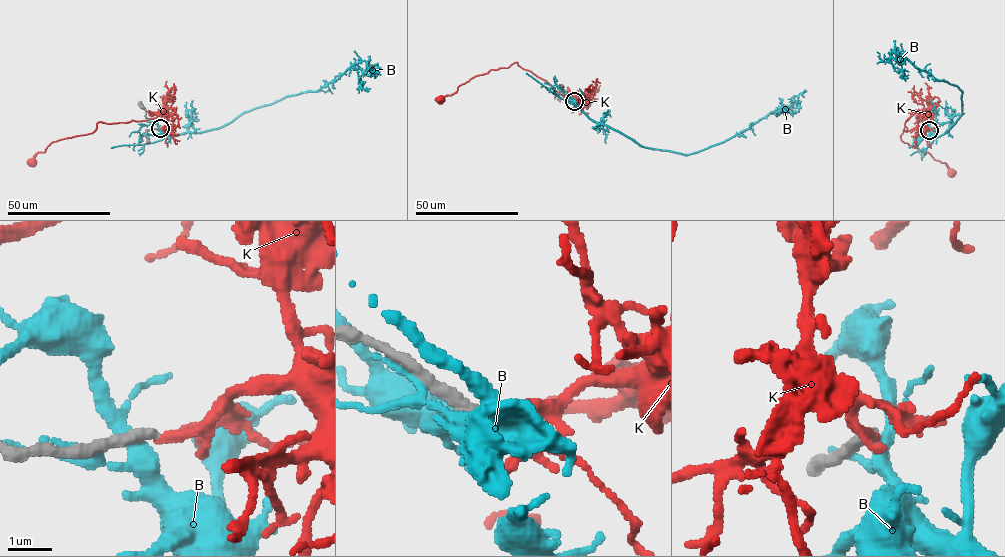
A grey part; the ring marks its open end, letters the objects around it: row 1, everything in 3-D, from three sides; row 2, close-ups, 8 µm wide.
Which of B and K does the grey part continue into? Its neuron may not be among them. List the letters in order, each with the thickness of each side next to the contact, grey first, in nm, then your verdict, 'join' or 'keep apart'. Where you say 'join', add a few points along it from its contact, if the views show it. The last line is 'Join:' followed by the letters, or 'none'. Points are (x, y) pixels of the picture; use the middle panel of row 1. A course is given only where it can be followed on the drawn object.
B: 320/300 nm | keep apart
K: 280/190 nm | keep apart
Join: none

